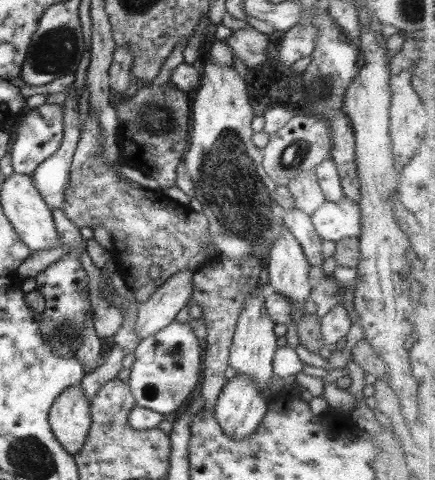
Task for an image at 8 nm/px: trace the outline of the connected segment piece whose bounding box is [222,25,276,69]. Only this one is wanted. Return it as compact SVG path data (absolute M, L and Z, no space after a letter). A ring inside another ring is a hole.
M254 27L232 31L230 37L222 40L234 55L243 60L250 69L257 69L266 60L266 50L270 42L276 40L276 35L268 35L256 31Z

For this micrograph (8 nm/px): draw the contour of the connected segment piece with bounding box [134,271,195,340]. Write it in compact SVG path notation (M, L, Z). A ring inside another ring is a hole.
M182 271L172 276L163 286L157 289L157 292L150 296L148 301L137 302L138 318L136 324L134 324L134 330L141 340L160 332L160 330L170 325L176 319L180 310L187 306L187 303L192 298L192 287L194 287L192 278L194 278L194 273L194 271Z

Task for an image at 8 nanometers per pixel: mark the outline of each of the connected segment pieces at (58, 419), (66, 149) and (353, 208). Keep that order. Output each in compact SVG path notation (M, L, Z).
M81 384L60 392L50 409L49 423L60 446L76 456L82 450L92 424L90 402L84 396Z
M71 83L63 104L63 139L58 150L44 160L31 176L34 186L51 211L63 208L66 185L69 181L73 154L77 149L80 134L80 114L78 113L78 93L76 85Z
M348 197L336 202L326 201L311 214L311 221L322 240L338 242L361 235L361 208Z

